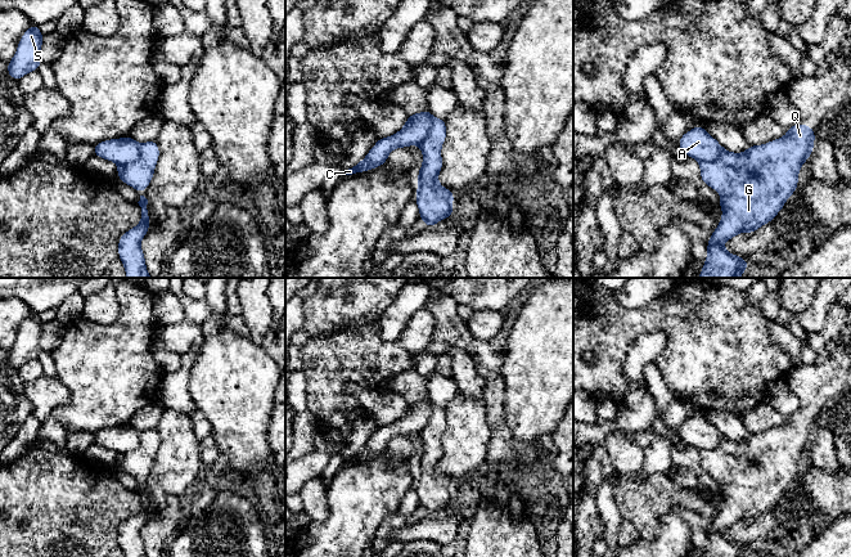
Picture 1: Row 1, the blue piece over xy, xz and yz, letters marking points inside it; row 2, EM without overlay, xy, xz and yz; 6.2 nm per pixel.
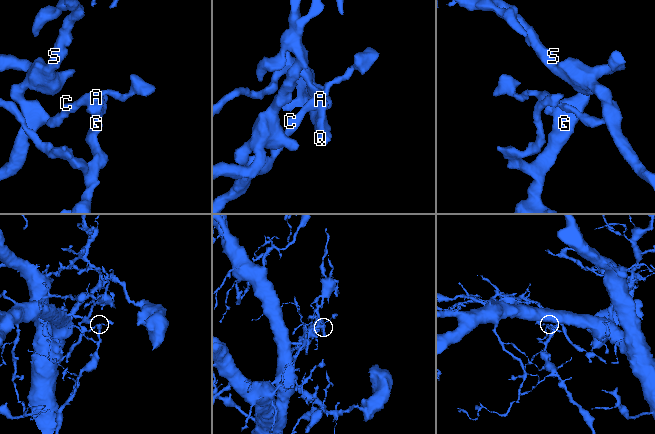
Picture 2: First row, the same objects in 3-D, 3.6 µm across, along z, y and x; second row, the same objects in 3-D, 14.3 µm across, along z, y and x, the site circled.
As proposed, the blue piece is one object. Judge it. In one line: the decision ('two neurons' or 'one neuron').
two neurons

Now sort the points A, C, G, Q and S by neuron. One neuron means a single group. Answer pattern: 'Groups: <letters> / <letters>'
Groups: A C S / G Q

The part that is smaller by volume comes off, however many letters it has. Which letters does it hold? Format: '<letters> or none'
G, Q

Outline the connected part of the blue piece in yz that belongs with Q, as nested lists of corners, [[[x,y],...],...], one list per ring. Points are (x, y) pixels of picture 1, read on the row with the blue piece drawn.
[[[805,123],[788,127],[783,138],[762,145],[749,145],[742,153],[733,153],[724,147],[713,161],[699,162],[701,180],[720,193],[719,206],[722,216],[707,242],[707,257],[697,278],[740,278],[749,264],[733,255],[722,246],[739,233],[752,233],[773,221],[783,210],[787,199],[797,190],[798,172],[814,151],[815,130]]]

